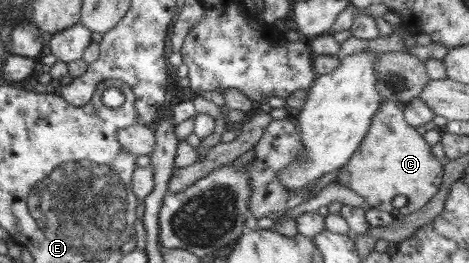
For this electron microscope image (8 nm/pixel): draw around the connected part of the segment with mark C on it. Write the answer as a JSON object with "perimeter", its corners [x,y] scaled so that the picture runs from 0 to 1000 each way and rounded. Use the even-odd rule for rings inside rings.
{"perimeter":[[[817,380],[810,392],[776,529],[714,681],[721,703],[772,745],[791,791],[829,806],[844,825],[908,783],[942,703],[949,616],[925,593],[904,521],[866,464],[861,407],[864,392],[849,380]],[[844,745],[866,745],[861,787],[838,783],[836,764]]]}

